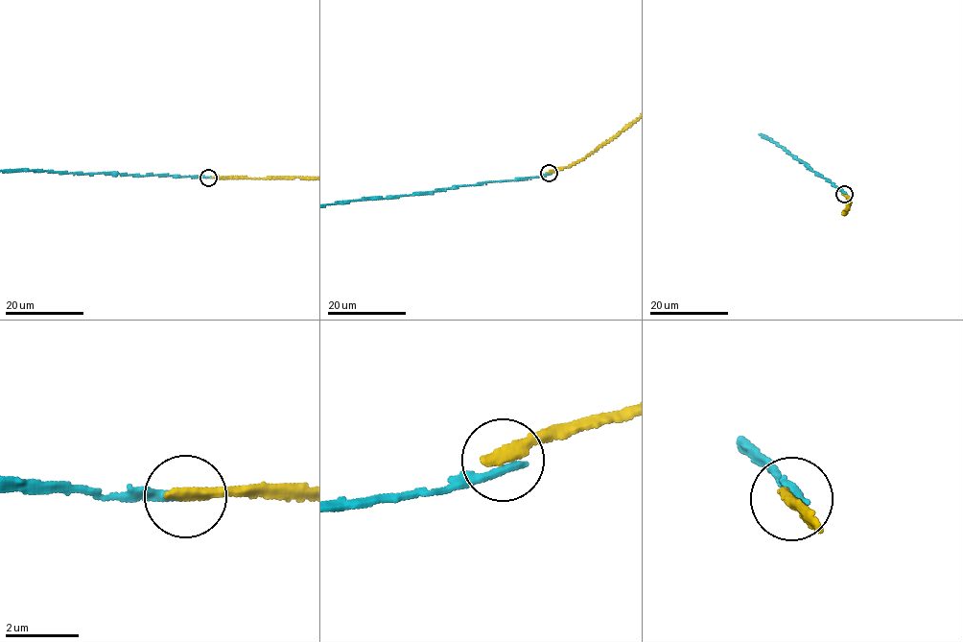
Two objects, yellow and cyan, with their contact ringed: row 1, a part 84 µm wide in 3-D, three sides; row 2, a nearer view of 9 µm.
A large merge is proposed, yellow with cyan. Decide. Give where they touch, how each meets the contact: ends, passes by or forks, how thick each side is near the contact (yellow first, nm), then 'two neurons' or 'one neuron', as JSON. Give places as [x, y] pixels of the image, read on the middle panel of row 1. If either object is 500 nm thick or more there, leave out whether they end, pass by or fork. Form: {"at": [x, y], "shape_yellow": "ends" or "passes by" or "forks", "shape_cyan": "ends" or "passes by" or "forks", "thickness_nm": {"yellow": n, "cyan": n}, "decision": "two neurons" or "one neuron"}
{"at": [549, 173], "shape_yellow": "ends", "shape_cyan": "ends", "thickness_nm": {"yellow": 340, "cyan": 280}, "decision": "two neurons"}

